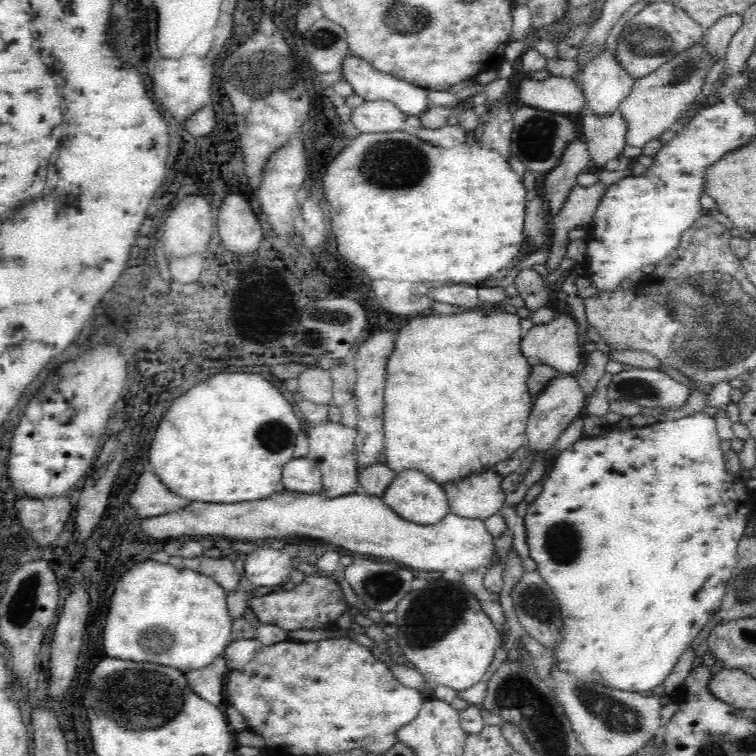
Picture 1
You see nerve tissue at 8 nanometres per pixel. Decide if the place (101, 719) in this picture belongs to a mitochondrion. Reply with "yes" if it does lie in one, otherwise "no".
no

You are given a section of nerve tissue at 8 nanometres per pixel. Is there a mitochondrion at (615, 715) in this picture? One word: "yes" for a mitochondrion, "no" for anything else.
yes

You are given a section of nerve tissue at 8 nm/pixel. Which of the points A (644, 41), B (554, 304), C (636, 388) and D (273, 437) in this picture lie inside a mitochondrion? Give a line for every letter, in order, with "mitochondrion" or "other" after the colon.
A: mitochondrion
B: other
C: mitochondrion
D: mitochondrion

